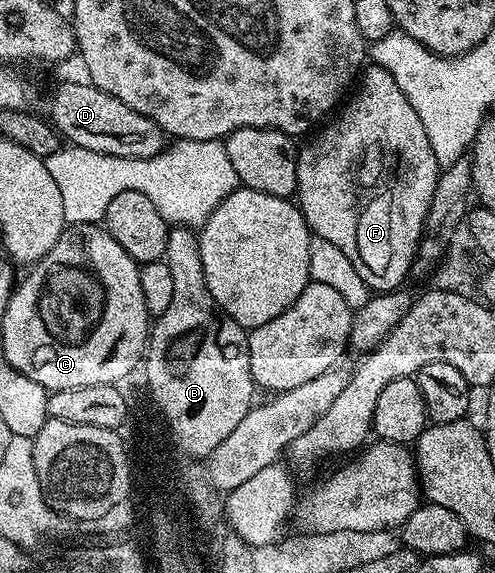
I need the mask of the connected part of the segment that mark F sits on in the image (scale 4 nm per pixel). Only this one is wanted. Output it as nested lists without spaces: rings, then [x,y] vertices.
[[[372,64],[363,71],[359,82],[355,87],[355,90],[357,89],[356,95],[352,99],[349,97],[339,107],[335,117],[315,131],[315,134],[317,133],[316,138],[309,137],[307,139],[309,142],[305,146],[299,147],[296,156],[295,197],[298,199],[298,205],[304,214],[304,219],[308,222],[309,231],[315,237],[330,240],[330,244],[336,245],[345,254],[346,260],[350,260],[354,264],[354,269],[357,270],[358,276],[362,276],[362,280],[368,285],[369,291],[391,292],[401,289],[405,285],[404,277],[410,272],[413,273],[414,263],[420,249],[420,240],[426,233],[424,221],[428,215],[430,200],[434,196],[434,188],[442,167],[434,160],[434,148],[430,148],[430,140],[426,140],[426,128],[422,128],[422,120],[418,120],[418,112],[414,112],[414,108],[410,108],[410,100],[406,100],[402,88],[398,88],[398,84],[394,81],[394,76],[390,76],[390,72],[386,72],[386,68]]]

